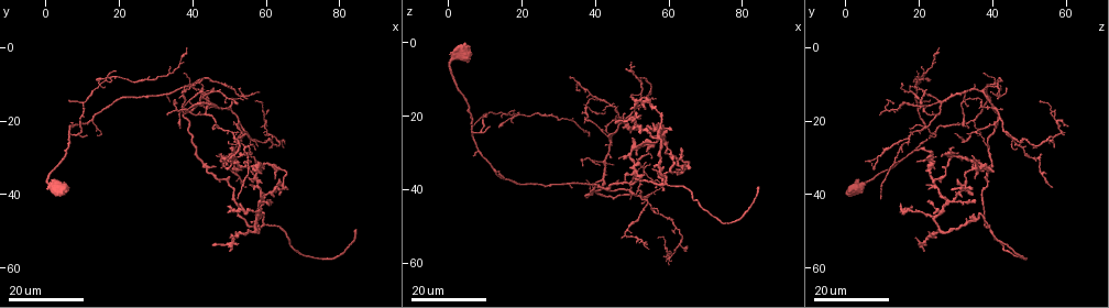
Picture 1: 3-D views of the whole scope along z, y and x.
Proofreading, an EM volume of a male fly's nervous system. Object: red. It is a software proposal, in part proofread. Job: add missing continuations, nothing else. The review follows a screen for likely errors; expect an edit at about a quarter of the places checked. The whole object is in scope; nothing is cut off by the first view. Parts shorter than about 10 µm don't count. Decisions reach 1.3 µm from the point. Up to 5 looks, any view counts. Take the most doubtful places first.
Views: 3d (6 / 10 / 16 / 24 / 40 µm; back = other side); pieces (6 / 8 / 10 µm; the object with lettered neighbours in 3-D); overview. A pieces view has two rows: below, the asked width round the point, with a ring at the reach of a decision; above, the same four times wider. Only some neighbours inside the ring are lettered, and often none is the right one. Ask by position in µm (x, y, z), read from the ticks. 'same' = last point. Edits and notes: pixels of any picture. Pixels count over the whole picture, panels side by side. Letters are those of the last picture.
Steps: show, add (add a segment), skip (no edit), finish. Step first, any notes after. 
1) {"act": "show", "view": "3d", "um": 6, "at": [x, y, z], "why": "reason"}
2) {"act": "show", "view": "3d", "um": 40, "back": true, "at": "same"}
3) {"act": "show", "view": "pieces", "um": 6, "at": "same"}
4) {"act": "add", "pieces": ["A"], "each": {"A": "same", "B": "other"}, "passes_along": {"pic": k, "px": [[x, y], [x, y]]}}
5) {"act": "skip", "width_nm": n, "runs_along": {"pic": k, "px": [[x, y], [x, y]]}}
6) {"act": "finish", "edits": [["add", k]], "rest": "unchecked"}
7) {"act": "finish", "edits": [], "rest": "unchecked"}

{"act": "show", "view": "3d", "um": 24, "at": [84.0, 49.5, 39.5], "why": "an open end"}

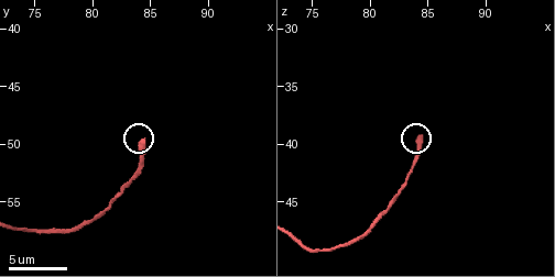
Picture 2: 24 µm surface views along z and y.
{"act": "show", "view": "pieces", "um": 8, "at": [84.2, 49.6, 39.4]}

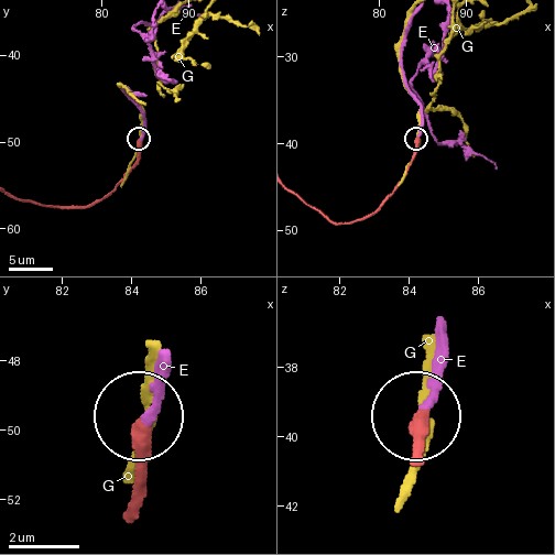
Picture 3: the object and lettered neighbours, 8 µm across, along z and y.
{"act": "add", "pieces": ["E"], "each": {"E": "same", "G": "other"}, "passes_along": {"pic": 3, "px": [[132, 498], [134, 436], [161, 368]]}, "found": "it goes on there"}

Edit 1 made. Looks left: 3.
{"act": "show", "view": "3d", "um": 24, "at": [45.5, 53.5, 21.0], "why": "an open end"}

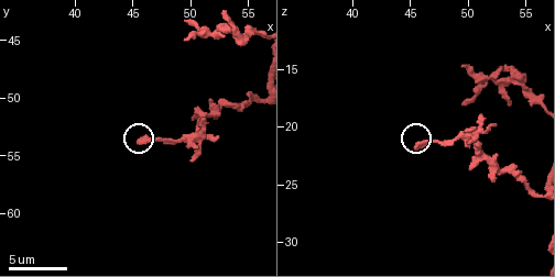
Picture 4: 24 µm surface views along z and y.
{"act": "show", "view": "pieces", "um": 8, "at": [45.6, 53.6, 21.6], "why": "what lies round it"}

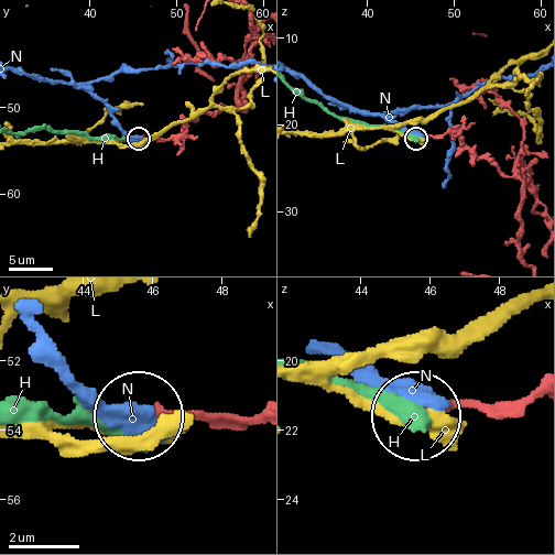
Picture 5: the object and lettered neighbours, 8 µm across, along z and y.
{"act": "skip", "each": {"H": "other", "L": "other", "N": "other"}, "found": "no lettered segment goes on from it"}

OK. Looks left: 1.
{"act": "show", "view": "pieces", "um": 10, "at": [51.2, 52.0, 19.0], "why": "an open end"}

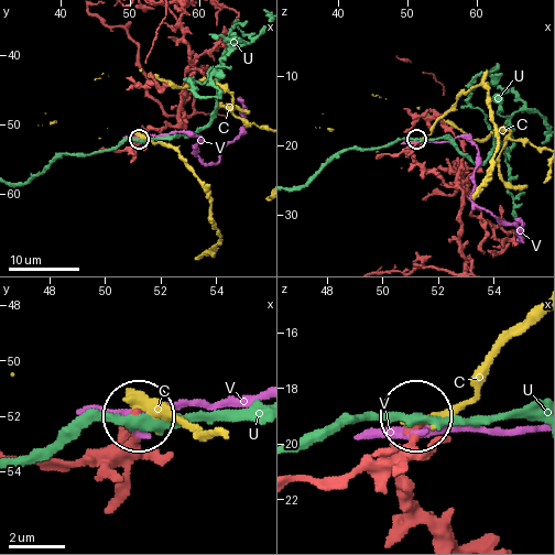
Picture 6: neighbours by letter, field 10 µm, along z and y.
{"act": "skip", "each": {"C": "other", "U": "other", "V": "other"}, "runs_along": {"pic": 6, "px": [[184, 111], [184, 128], [152, 128], [133, 145], [138, 139]]}, "found": "none of them fits"}

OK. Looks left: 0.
{"act": "finish", "edits": [["add", 3]], "rest": "unchecked"}

